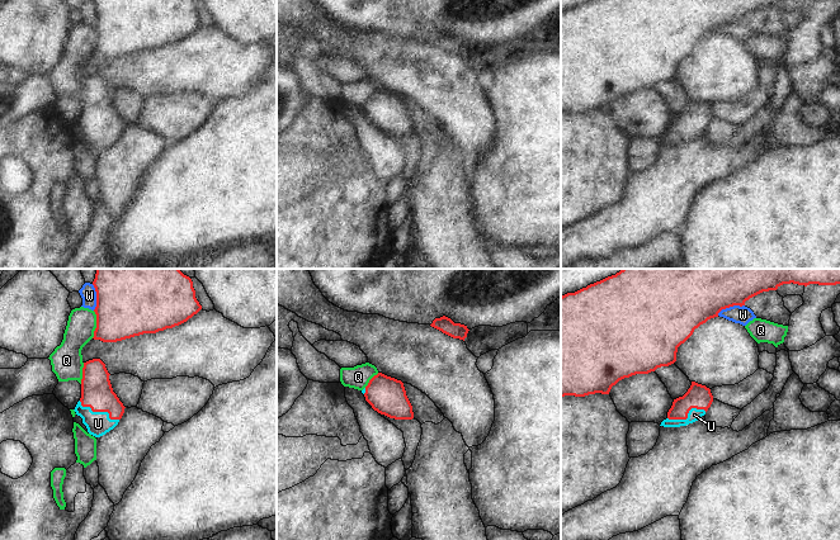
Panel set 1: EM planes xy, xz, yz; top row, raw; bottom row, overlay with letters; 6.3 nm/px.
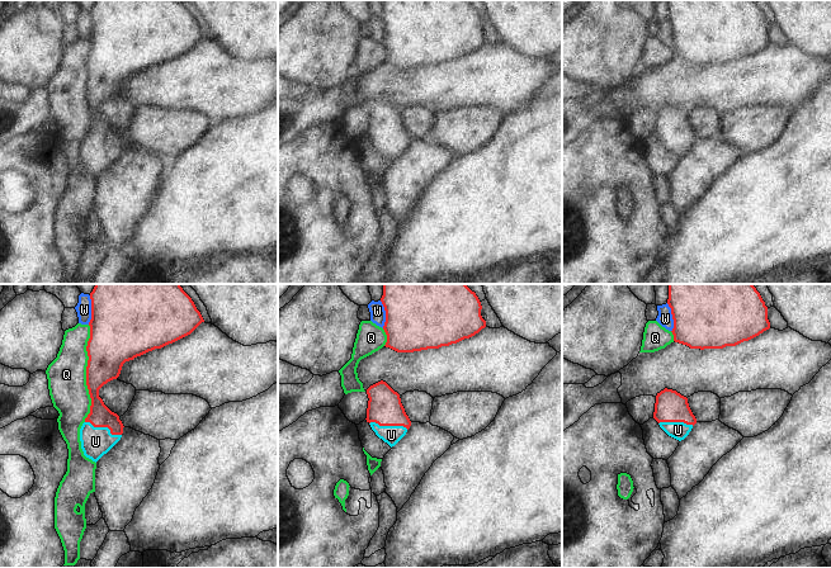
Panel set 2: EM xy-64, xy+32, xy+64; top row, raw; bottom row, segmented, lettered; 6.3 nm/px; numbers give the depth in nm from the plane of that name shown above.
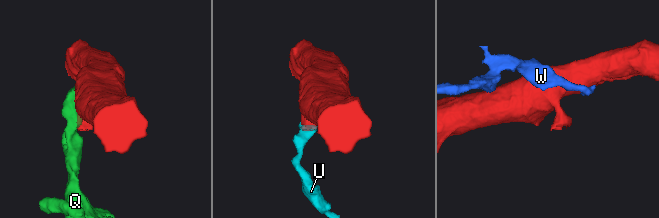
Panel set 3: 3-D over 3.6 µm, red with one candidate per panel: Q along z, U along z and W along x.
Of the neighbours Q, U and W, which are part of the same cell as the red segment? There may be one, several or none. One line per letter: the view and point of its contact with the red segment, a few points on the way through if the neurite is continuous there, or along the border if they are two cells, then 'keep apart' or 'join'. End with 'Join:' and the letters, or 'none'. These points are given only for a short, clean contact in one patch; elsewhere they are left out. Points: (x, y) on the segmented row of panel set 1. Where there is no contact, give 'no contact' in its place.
Q: meets red in xy at (97, 325); keep apart
U: meets red in xy at (99, 411); runs through xy (97, 392), (99, 411), (98, 424); join
W: meets red in yz at (730, 306); keep apart
Join: U

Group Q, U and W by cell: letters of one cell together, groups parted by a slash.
Q / U / W

